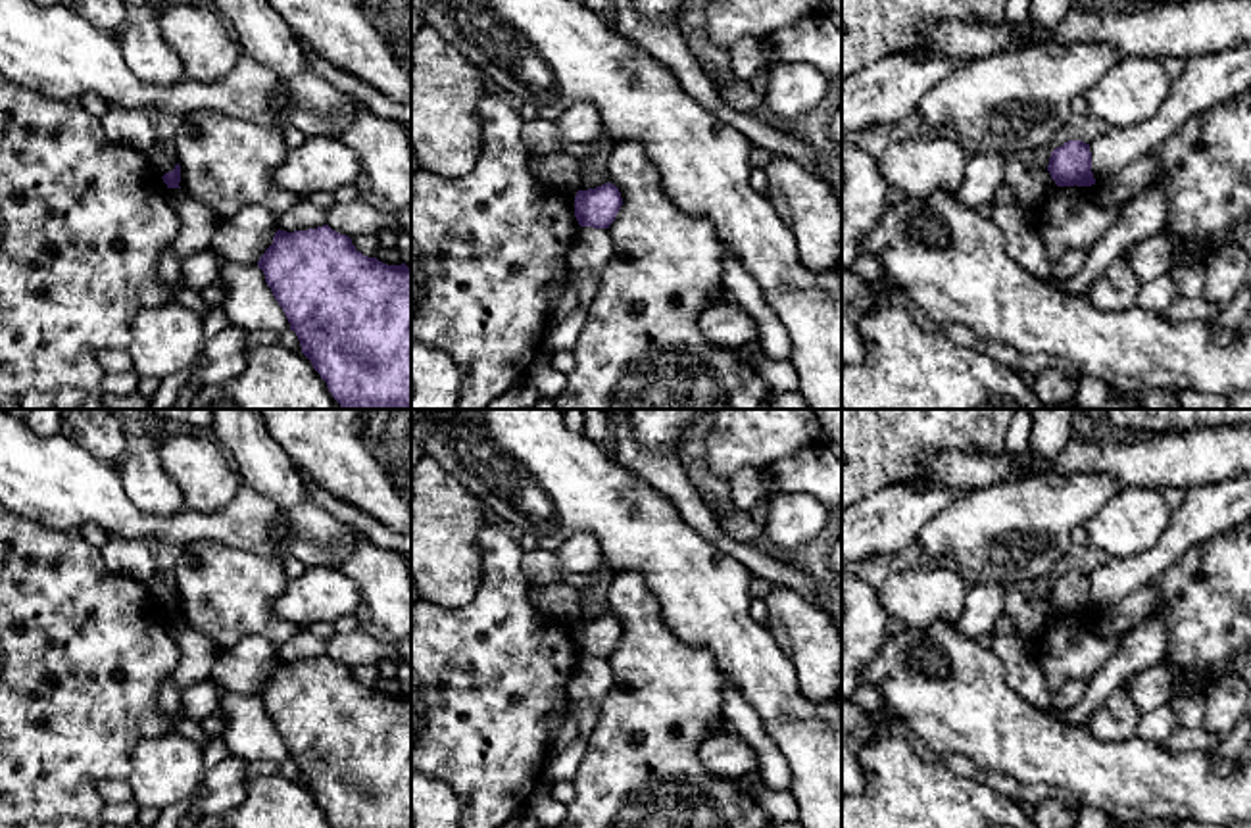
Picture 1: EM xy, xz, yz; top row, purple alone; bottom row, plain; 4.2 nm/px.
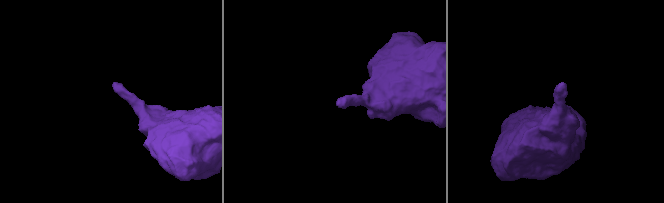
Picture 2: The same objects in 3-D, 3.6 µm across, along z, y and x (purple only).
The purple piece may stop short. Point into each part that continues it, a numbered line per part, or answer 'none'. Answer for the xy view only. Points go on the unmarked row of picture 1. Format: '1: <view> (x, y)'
none

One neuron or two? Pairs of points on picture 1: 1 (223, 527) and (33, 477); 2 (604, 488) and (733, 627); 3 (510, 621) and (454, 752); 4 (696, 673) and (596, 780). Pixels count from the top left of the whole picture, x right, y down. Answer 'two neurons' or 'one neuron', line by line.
1: one neuron
2: one neuron
3: one neuron
4: one neuron

